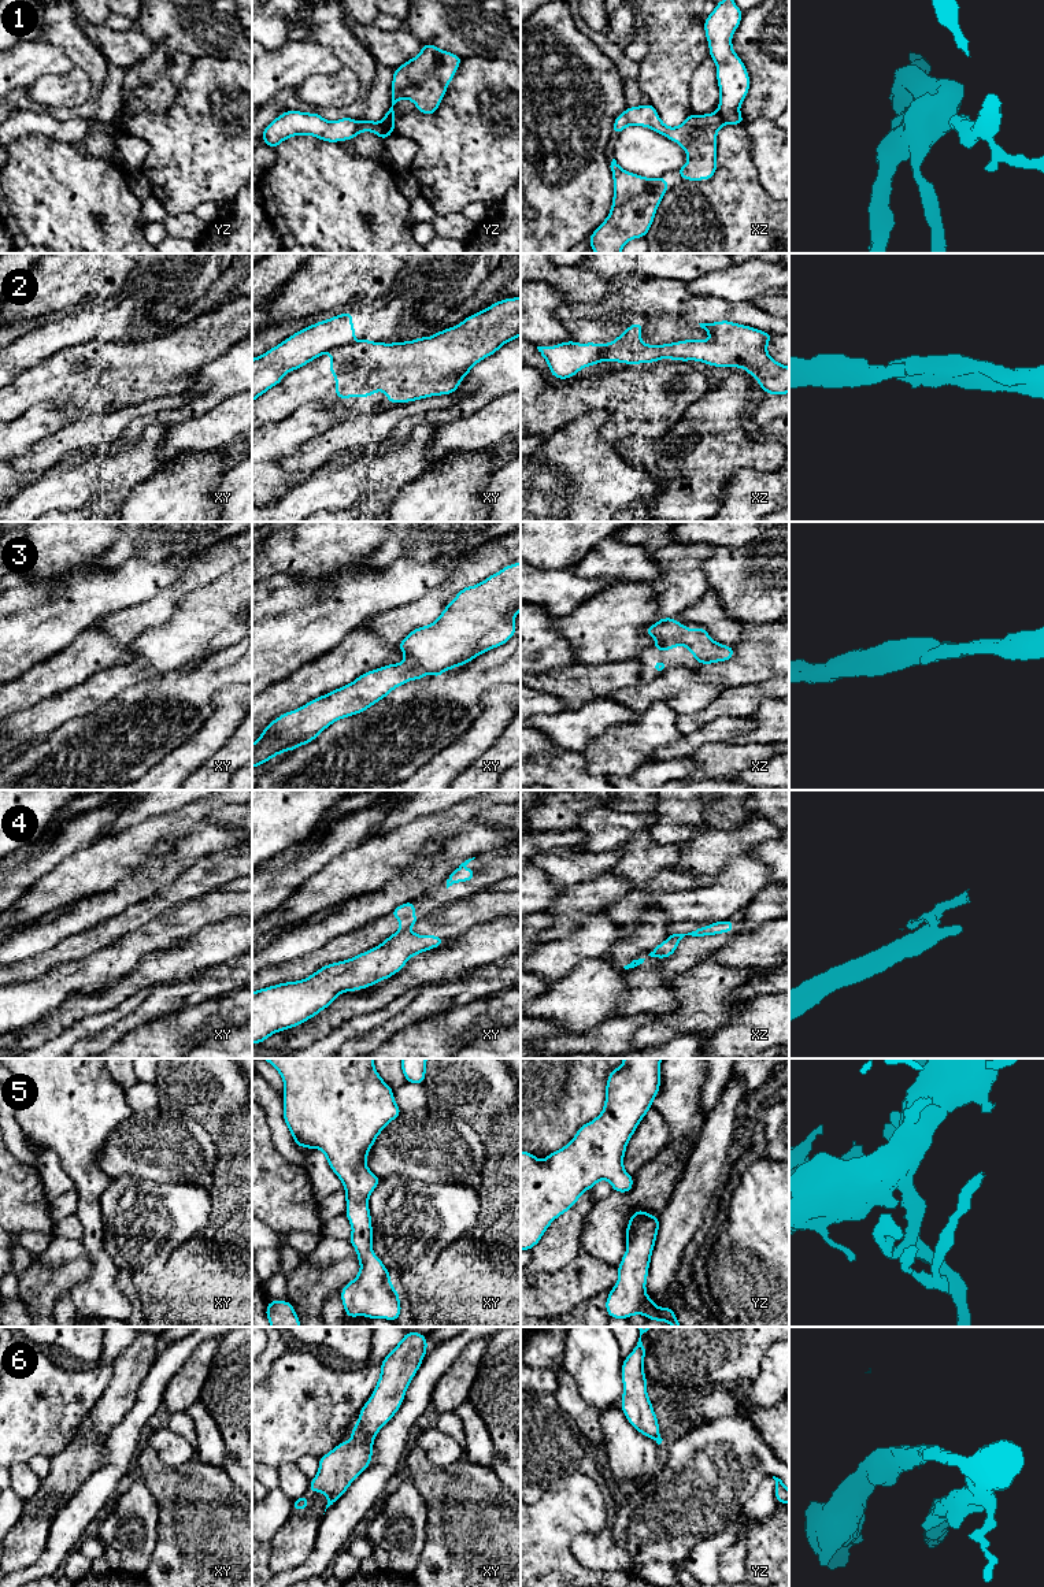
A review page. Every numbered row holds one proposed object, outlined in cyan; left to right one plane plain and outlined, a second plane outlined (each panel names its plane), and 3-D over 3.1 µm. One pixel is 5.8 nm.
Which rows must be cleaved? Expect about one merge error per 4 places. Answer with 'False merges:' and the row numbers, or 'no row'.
False merges: 1, 2, 4

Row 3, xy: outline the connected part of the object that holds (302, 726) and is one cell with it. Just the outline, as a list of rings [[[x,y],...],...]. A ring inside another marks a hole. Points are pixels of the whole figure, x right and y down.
[[[521,561],[510,564],[478,585],[463,587],[432,624],[412,630],[397,646],[404,663],[388,664],[358,676],[352,683],[314,698],[306,705],[282,713],[273,720],[252,744],[252,768],[264,764],[279,753],[307,745],[334,722],[358,715],[397,686],[423,679],[426,674],[440,678],[443,671],[470,663],[474,657],[495,649],[517,633],[514,619],[521,611]]]

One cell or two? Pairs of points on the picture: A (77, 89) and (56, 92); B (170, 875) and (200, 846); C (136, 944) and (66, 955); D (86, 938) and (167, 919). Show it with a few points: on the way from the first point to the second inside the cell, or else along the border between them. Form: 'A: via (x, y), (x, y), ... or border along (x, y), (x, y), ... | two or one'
A: via (71, 91), (62, 92) | one
B: via (173, 866), (191, 848) | one
C: border along (126, 931), (108, 945), (69, 961) | two
D: border along (150, 920), (143, 927) | two

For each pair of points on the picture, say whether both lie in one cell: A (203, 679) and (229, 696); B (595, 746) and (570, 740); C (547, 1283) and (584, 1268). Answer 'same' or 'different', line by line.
A: different
B: different
C: same

